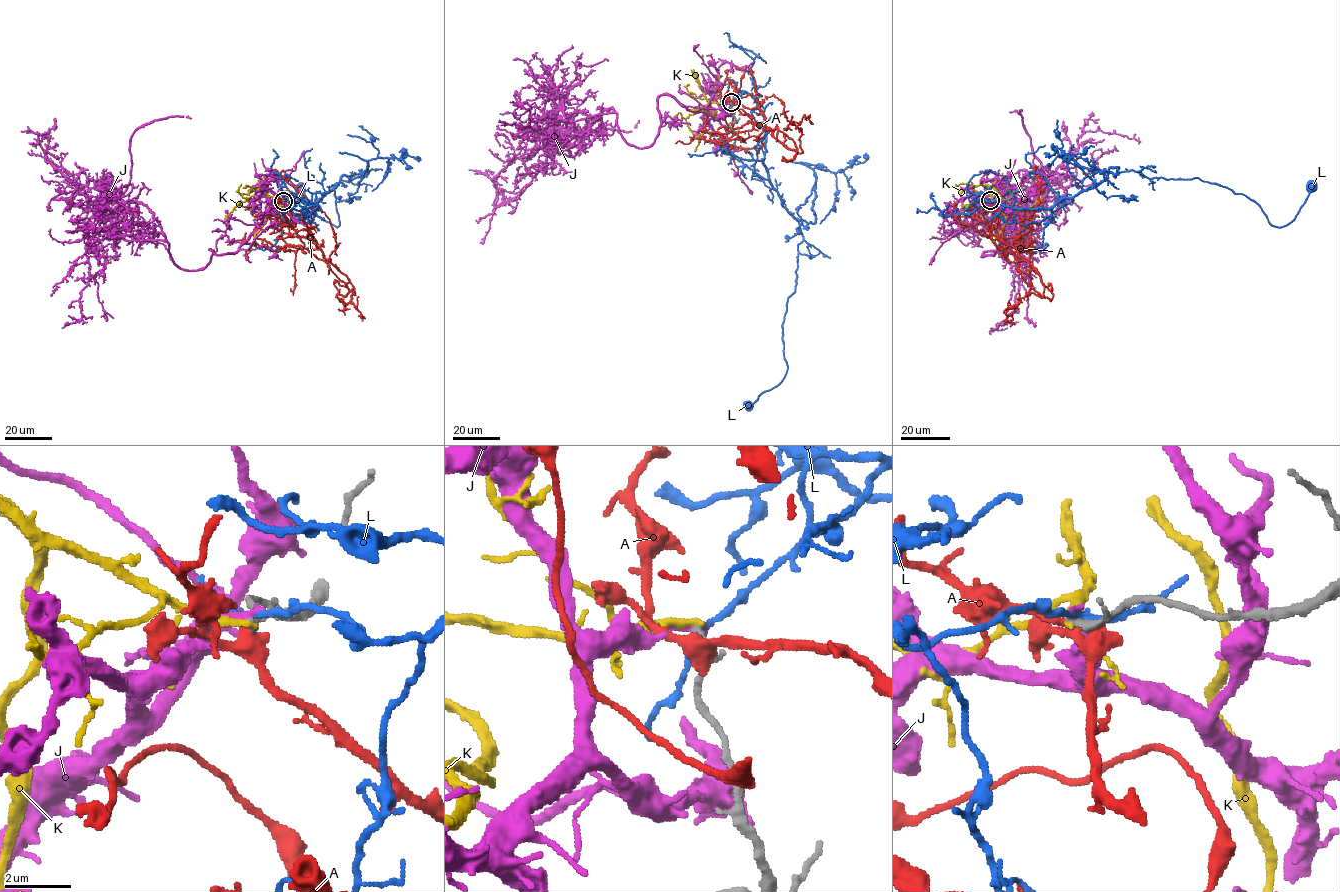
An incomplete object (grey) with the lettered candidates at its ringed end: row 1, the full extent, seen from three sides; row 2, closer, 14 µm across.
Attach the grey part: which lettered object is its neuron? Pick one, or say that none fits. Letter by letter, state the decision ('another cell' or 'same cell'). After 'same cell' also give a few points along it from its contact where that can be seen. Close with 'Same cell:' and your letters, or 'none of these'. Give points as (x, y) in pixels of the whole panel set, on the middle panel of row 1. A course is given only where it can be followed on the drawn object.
A: another cell
J: another cell
K: another cell
L: another cell
Same cell: none of these

